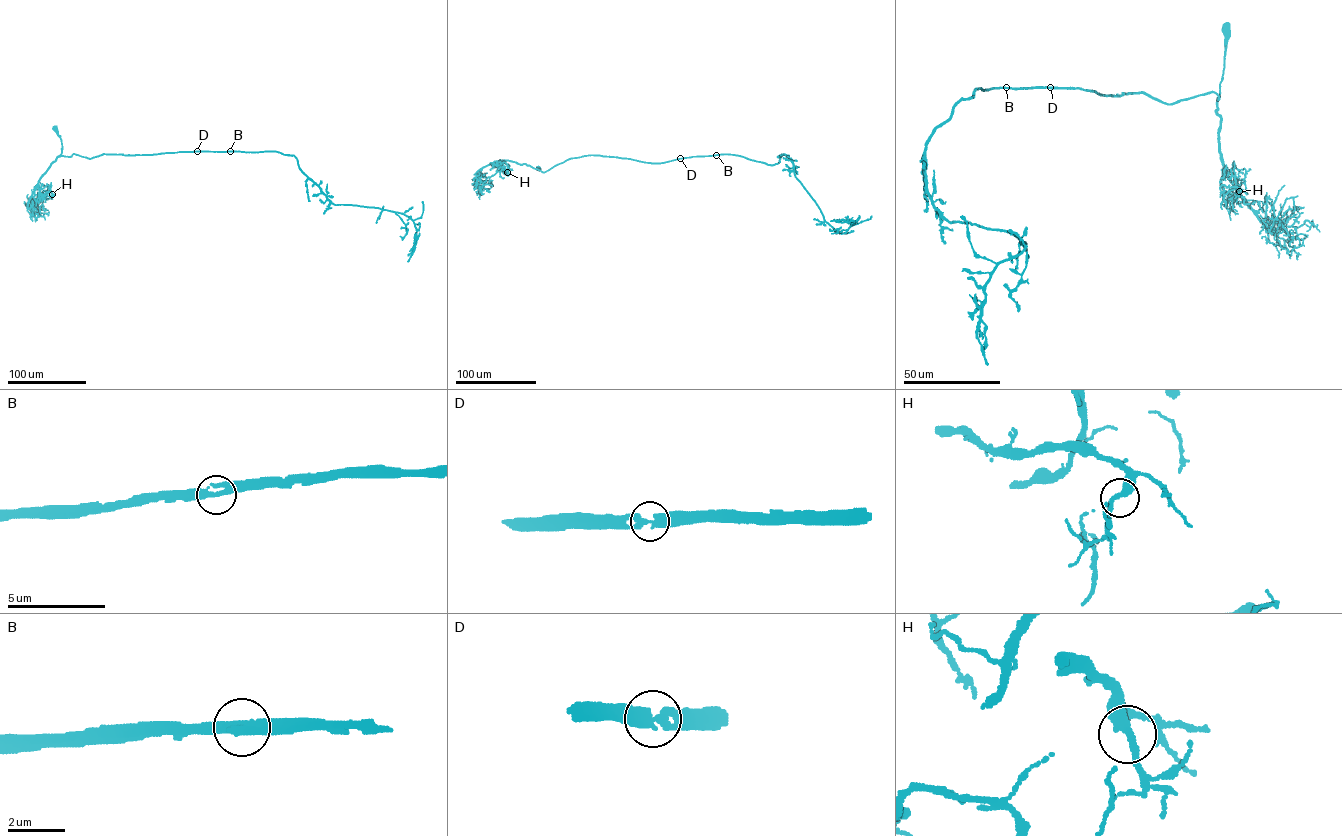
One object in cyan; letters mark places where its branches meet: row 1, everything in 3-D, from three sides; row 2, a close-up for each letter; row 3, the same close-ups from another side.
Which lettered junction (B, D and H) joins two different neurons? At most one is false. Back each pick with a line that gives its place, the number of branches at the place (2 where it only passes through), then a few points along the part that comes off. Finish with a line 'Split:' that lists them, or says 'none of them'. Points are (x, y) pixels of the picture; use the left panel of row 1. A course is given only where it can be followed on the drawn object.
Split: none of them

